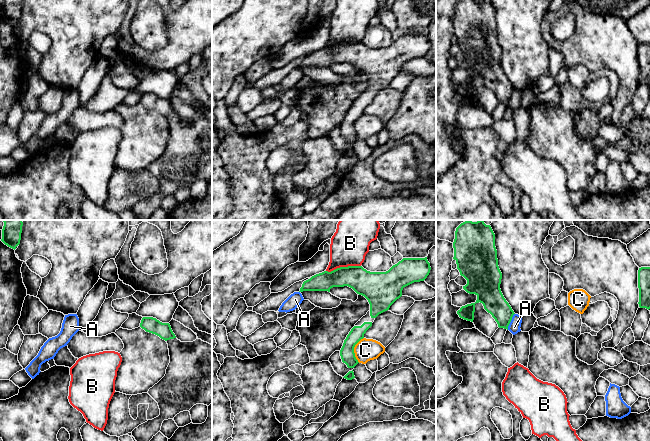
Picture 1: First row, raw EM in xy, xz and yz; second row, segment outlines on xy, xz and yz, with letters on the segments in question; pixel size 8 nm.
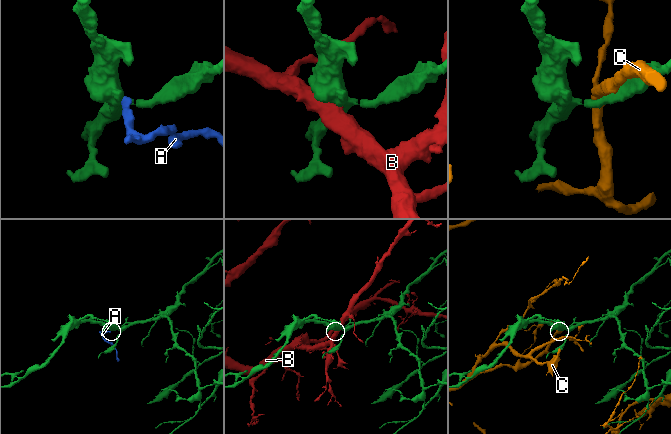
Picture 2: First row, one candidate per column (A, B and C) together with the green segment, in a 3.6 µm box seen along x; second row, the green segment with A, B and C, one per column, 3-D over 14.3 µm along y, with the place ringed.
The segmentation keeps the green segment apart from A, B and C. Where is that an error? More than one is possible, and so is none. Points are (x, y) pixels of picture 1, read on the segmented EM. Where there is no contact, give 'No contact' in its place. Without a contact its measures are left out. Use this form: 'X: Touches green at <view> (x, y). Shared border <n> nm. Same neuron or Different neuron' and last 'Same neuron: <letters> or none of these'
A: Touches green at yz (510, 321). Shared border 150 nm. Different neuron
B: Touches green at xz (343, 267). Shared border 280 nm. Different neuron
C: Touches green at xz (353, 350). Shared border 220 nm. Different neuron
Same neuron: none of these

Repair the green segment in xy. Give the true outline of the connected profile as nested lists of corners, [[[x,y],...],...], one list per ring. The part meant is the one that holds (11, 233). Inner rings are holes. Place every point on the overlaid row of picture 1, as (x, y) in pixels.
[[[3,220],[3,222],[1,241],[15,250],[20,244],[23,222],[22,220]]]

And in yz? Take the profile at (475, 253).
[[[483,220],[461,223],[455,231],[453,248],[457,269],[467,280],[463,289],[477,296],[475,303],[462,306],[457,311],[459,317],[473,322],[475,304],[480,302],[498,327],[508,330],[515,313],[500,289],[502,273],[498,266],[495,234],[491,226]]]

